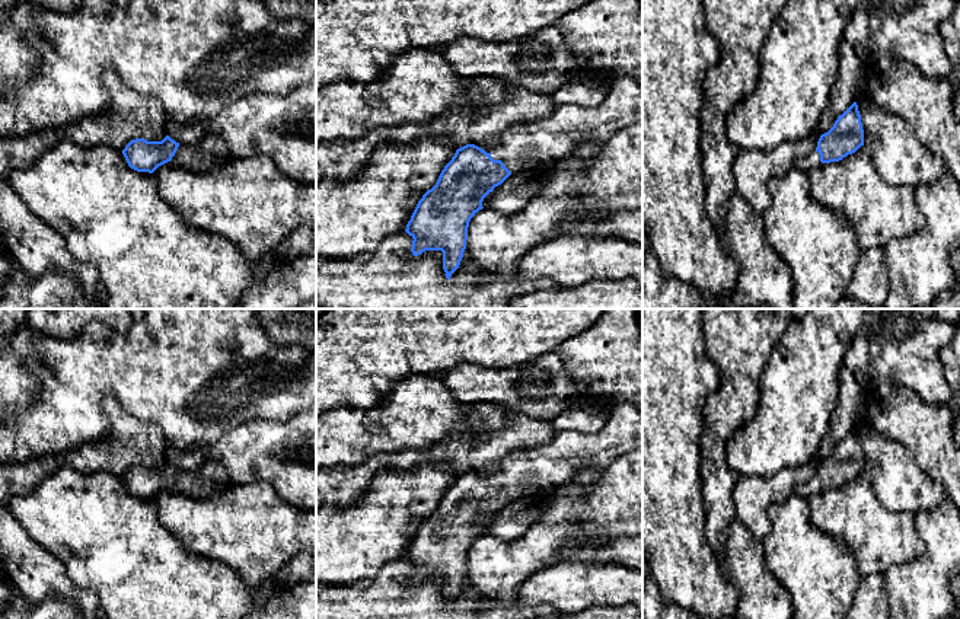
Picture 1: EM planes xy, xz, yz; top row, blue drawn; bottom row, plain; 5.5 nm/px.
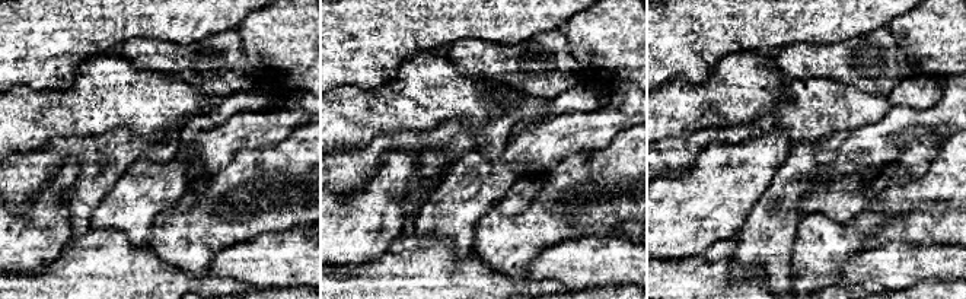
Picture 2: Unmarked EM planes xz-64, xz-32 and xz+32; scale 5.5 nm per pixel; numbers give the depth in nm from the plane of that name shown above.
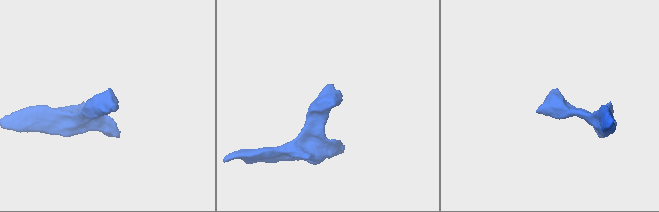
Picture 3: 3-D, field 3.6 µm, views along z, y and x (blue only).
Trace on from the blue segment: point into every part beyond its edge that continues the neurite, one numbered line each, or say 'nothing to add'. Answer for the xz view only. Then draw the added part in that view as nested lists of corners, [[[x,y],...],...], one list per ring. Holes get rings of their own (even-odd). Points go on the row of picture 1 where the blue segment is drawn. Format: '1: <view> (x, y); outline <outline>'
1: xz (523, 146); outline [[[621,76],[610,82],[606,99],[594,108],[562,105],[545,118],[511,125],[501,134],[500,143],[491,151],[491,157],[501,160],[511,173],[535,169],[570,154],[583,141],[603,144],[621,127],[640,121],[642,121],[642,87],[634,77]]]

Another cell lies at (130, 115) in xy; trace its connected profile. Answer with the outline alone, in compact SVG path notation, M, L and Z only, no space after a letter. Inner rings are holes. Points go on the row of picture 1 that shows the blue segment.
M112 68L105 70L102 83L109 96L105 112L70 127L0 138L0 181L7 181L12 170L32 166L63 140L82 147L105 146L122 151L131 140L162 141L168 135L166 112L159 100L127 87Z

